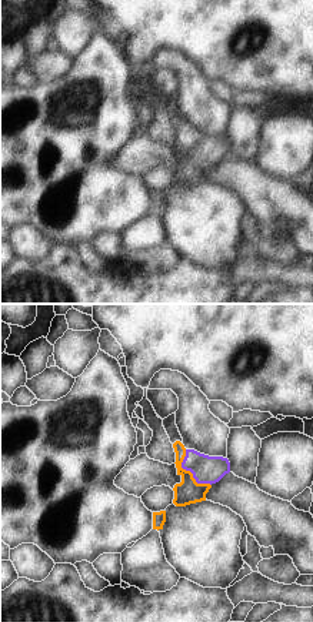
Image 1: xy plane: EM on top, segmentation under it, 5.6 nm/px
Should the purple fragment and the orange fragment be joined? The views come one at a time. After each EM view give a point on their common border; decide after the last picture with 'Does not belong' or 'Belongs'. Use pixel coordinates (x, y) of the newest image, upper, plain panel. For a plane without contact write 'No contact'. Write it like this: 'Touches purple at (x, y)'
Touches purple at (189, 150)

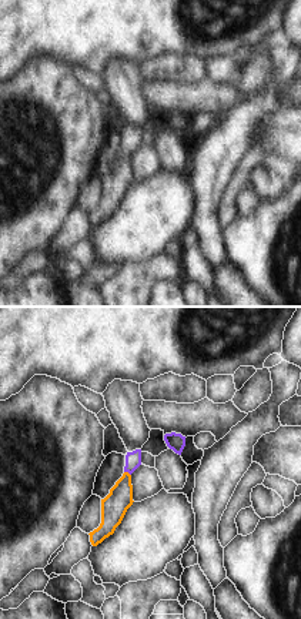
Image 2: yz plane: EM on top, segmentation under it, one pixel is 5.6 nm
Touches purple at (127, 151)

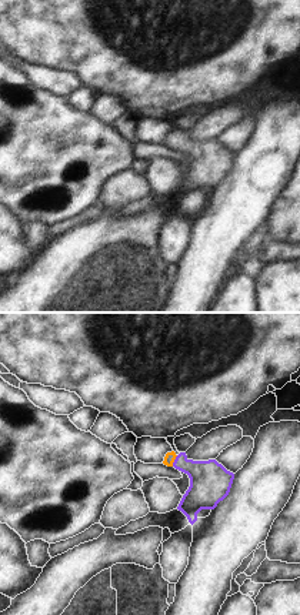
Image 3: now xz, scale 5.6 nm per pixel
Touches purple at (174, 141)

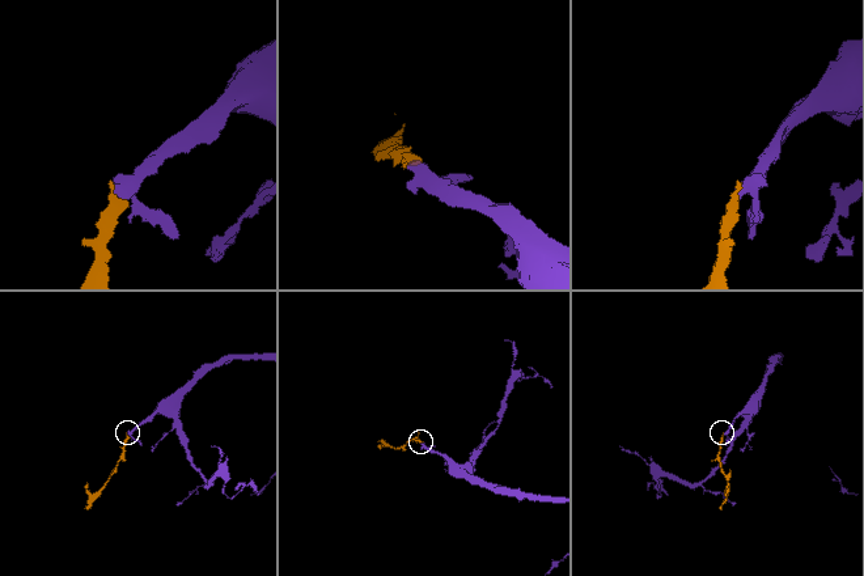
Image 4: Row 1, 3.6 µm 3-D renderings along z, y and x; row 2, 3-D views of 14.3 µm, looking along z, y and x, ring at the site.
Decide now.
Belongs

